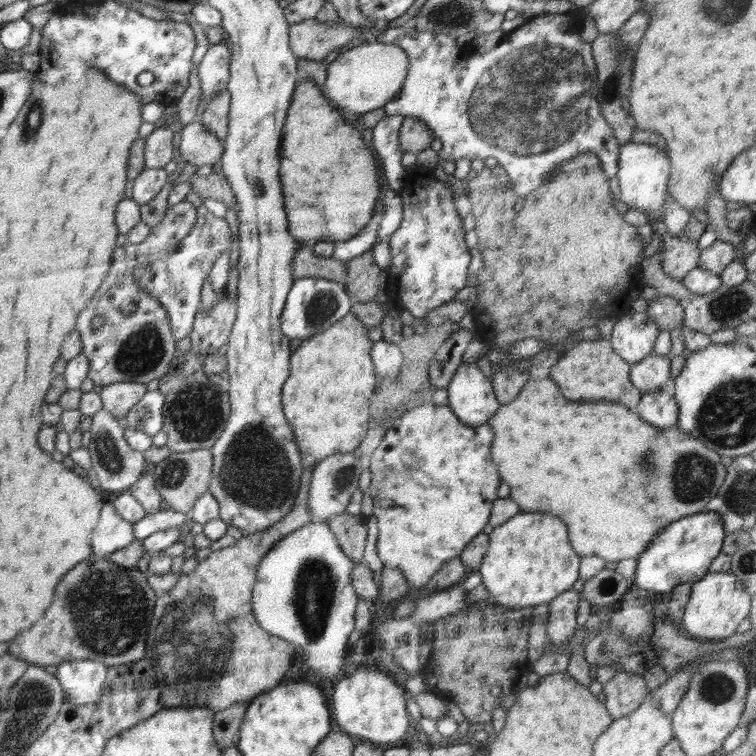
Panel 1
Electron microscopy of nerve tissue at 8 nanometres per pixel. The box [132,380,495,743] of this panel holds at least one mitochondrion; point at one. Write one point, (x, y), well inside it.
(194, 641)

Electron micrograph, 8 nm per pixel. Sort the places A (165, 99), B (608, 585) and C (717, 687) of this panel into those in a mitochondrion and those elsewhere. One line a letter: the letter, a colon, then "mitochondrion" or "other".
A: other
B: mitochondrion
C: mitochondrion

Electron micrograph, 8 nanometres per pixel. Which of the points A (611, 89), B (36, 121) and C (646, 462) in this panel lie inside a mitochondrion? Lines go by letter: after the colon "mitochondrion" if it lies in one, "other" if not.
A: mitochondrion
B: mitochondrion
C: mitochondrion

